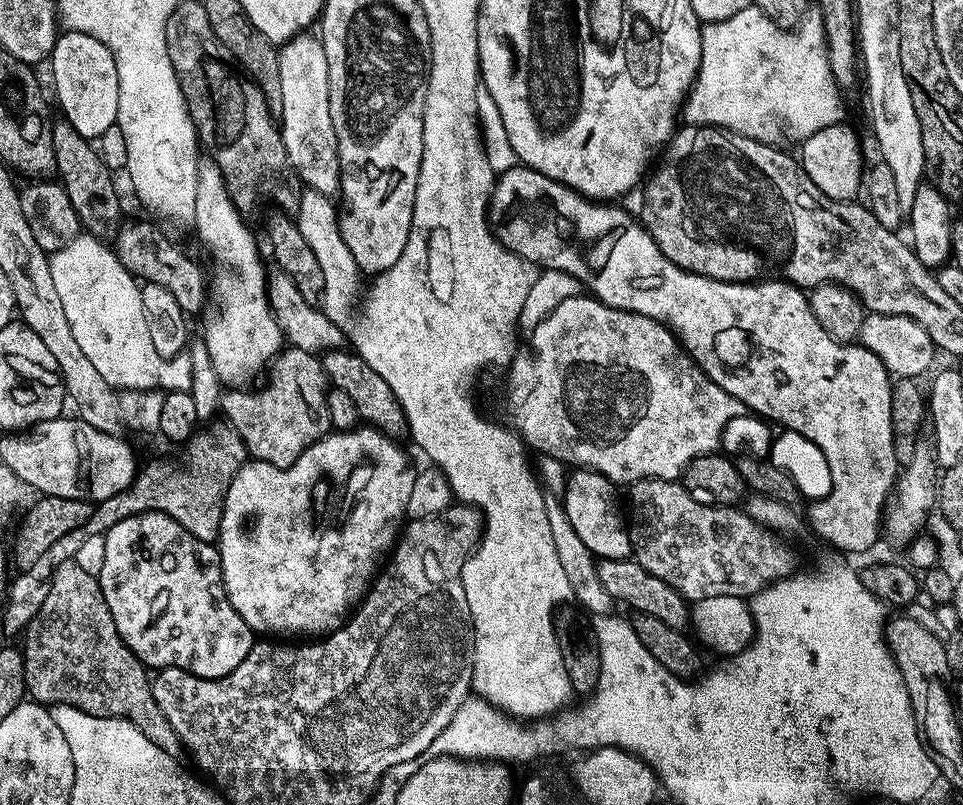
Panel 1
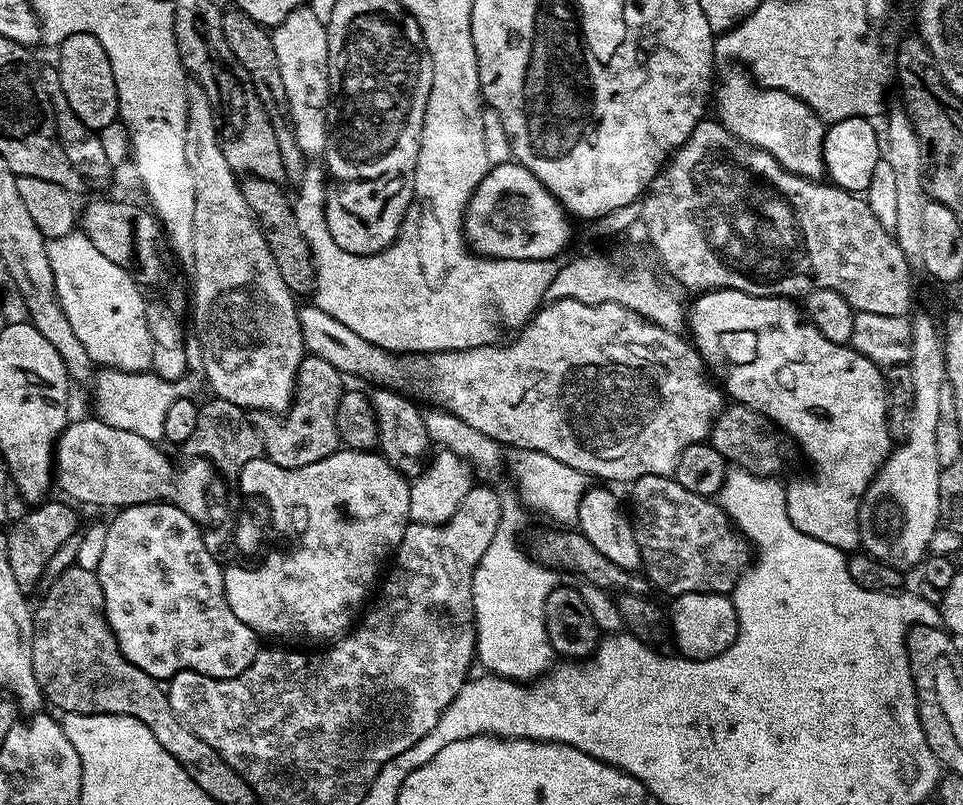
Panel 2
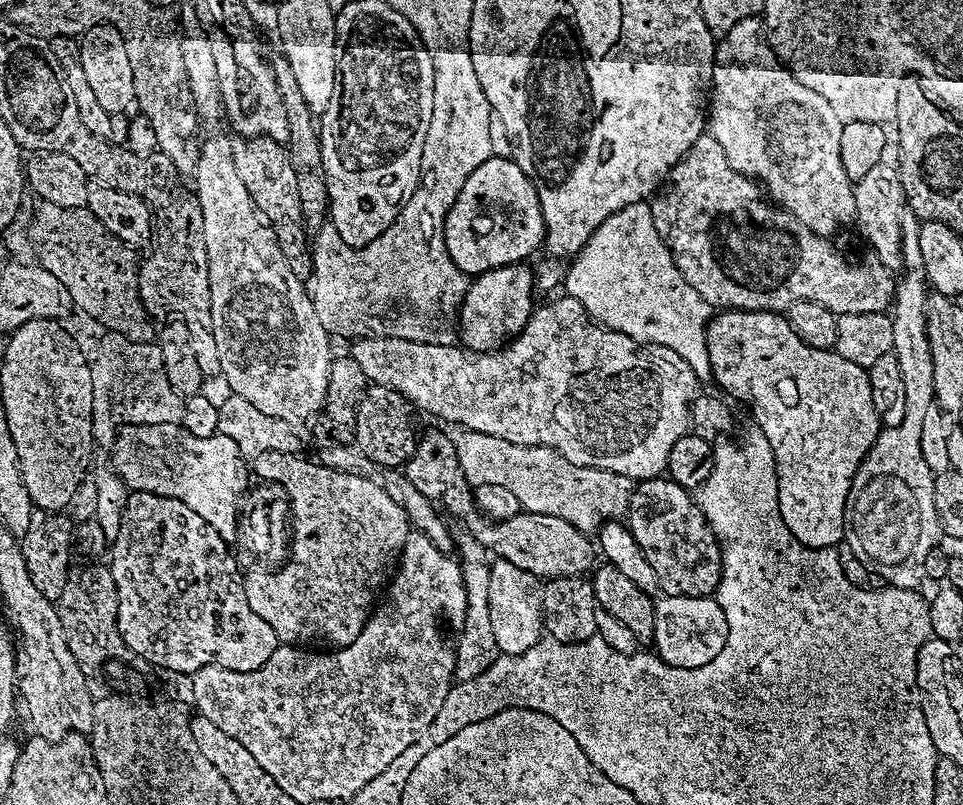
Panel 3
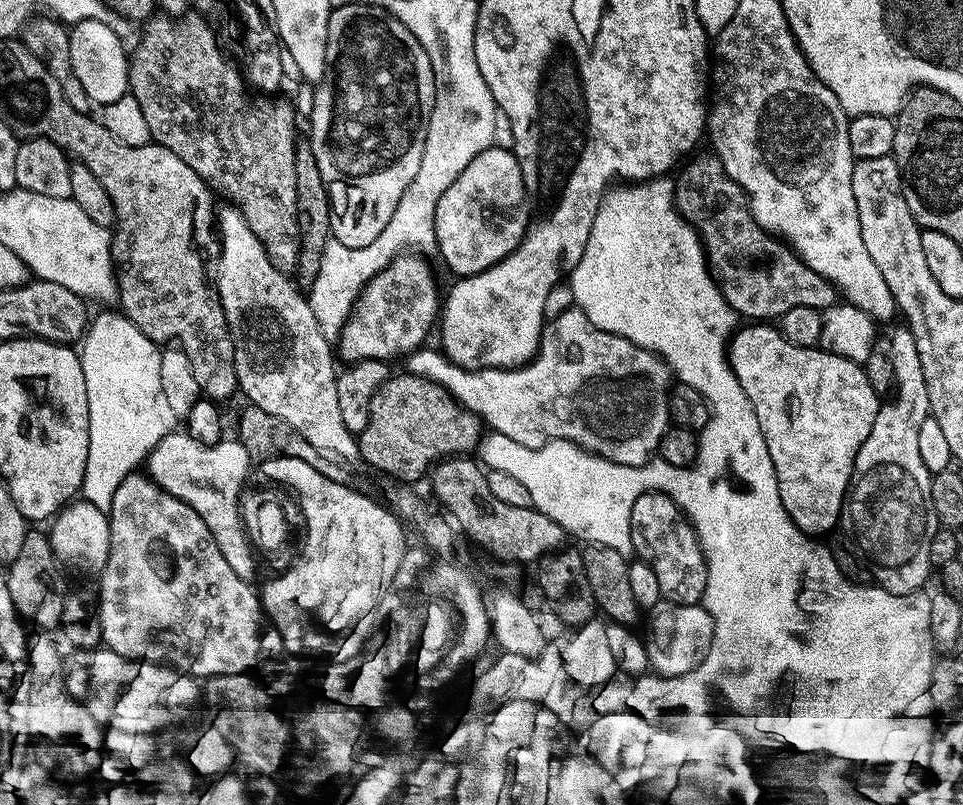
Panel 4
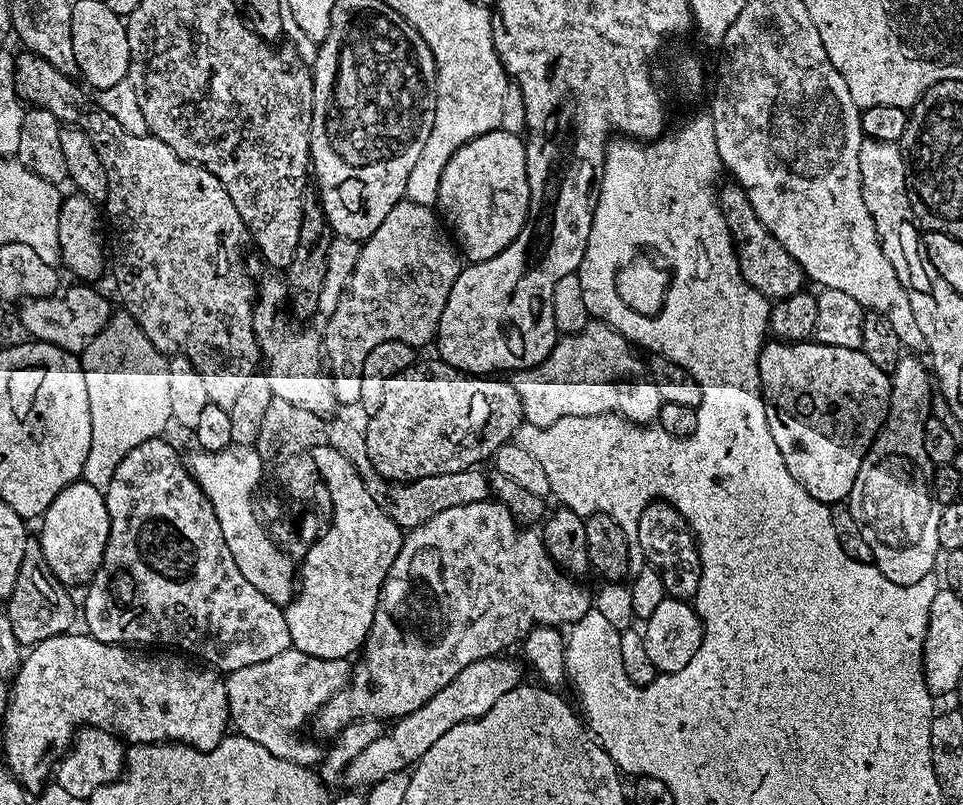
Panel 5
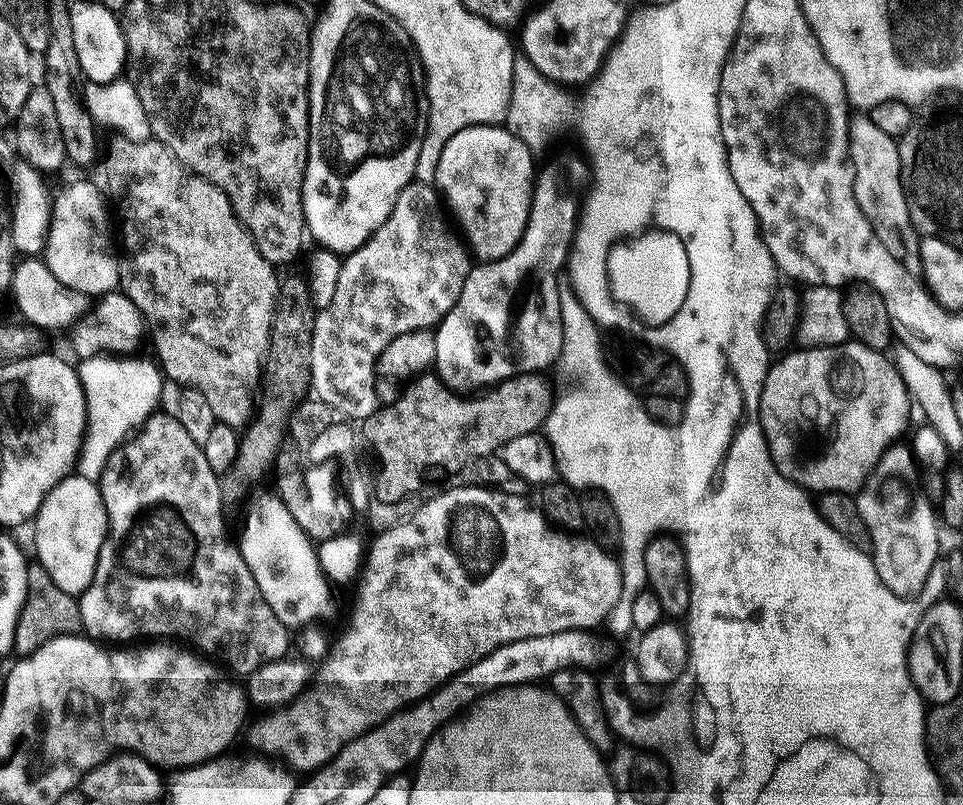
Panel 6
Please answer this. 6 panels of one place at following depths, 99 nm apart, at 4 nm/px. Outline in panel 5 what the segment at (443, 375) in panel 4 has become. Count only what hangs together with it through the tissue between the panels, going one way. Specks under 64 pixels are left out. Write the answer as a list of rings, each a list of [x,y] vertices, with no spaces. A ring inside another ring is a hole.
[[[589,322],[578,333],[561,335],[542,363],[515,373],[514,387],[522,402],[524,420],[534,428],[550,428],[559,420],[615,414],[634,424],[651,425],[660,415],[660,385],[644,373],[643,362],[632,351],[630,341],[603,322]]]

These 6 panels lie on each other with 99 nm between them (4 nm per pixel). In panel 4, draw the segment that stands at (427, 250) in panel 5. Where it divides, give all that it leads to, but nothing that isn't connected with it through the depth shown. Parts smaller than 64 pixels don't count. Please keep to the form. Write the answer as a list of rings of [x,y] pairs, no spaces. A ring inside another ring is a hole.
[[[401,254],[365,283],[340,332],[339,359],[344,362],[384,360],[395,352],[414,352],[427,341],[424,339],[431,328],[433,331],[441,311],[442,292],[436,289],[431,266],[416,256]]]

